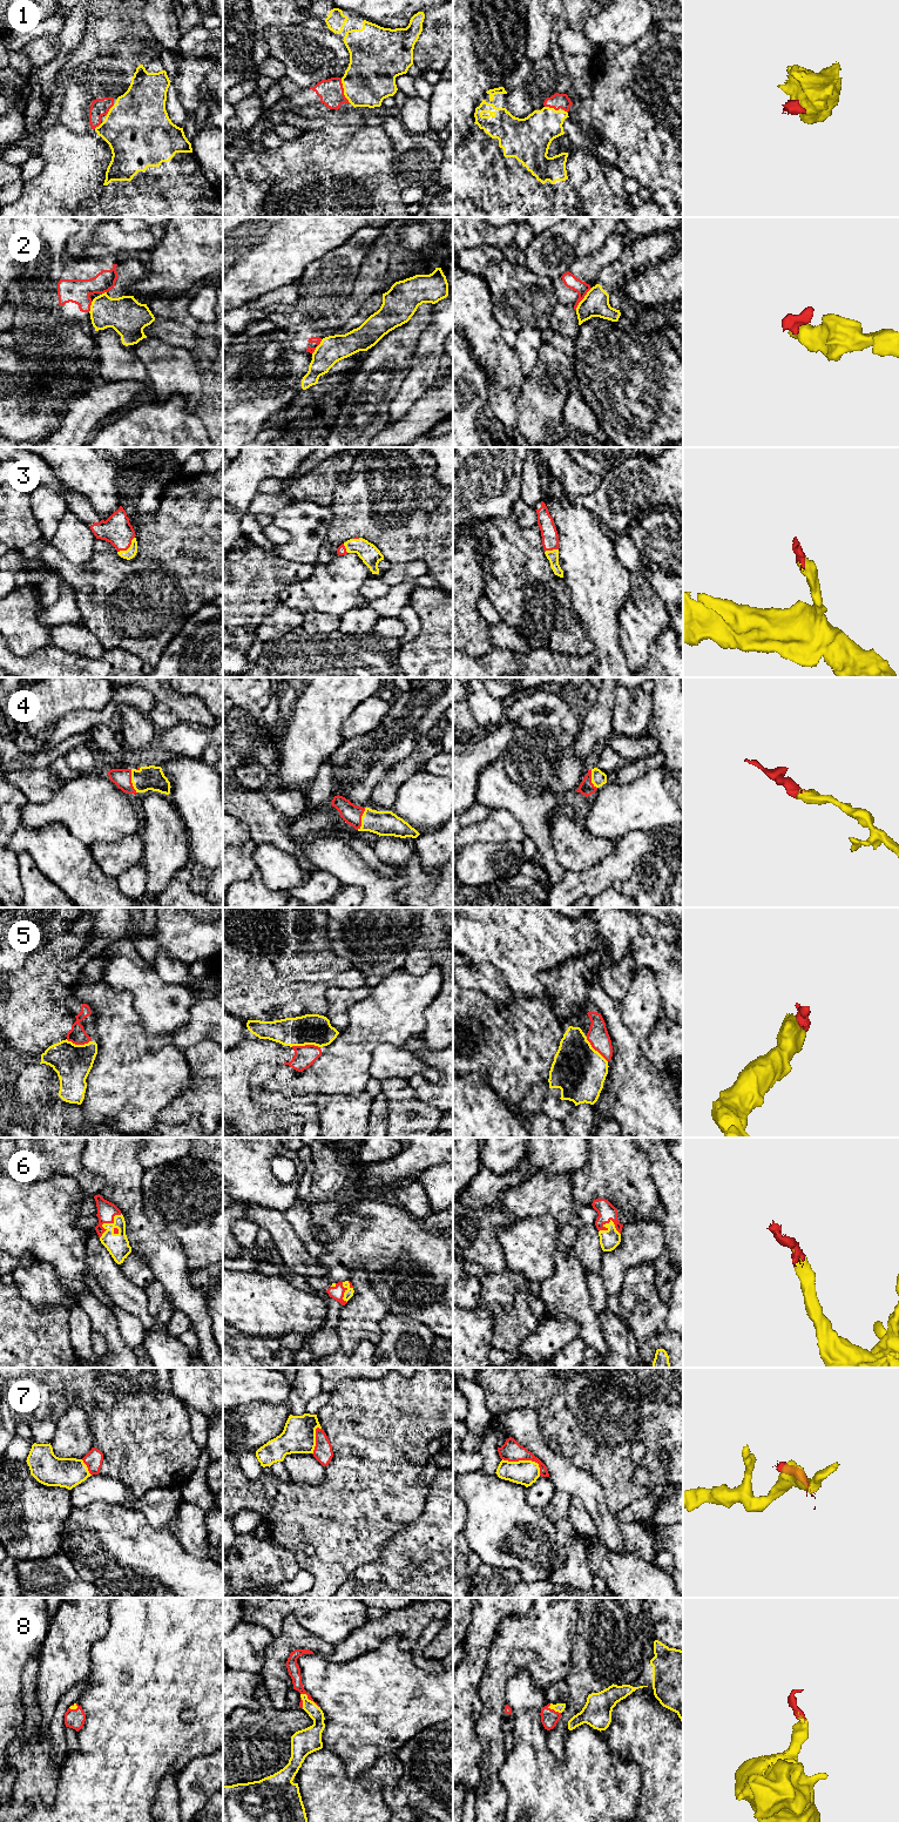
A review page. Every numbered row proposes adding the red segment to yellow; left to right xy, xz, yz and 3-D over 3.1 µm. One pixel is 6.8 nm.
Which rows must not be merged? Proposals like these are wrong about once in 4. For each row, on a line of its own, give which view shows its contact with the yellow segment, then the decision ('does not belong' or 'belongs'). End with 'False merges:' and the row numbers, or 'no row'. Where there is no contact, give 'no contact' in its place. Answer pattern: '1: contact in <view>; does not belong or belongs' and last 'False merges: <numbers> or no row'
1: contact in xz; belongs
2: contact in yz; does not belong
3: contact in xy; belongs
4: contact in xy; belongs
5: contact in xz; belongs
6: contact in xy; belongs
7: contact in yz; does not belong
8: contact in xz; belongs
False merges: 2, 7

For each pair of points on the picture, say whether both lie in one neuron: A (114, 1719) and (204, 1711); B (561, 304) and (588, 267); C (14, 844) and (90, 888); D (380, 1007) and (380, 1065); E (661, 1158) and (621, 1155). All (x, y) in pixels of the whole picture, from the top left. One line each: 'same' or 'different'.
A: same
B: same
C: same
D: different
E: different

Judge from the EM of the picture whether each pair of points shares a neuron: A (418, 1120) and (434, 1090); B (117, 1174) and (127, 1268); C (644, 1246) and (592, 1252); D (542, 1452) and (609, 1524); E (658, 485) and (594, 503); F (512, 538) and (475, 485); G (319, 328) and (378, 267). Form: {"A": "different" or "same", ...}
{"A": "different", "B": "different", "C": "different", "D": "same", "E": "same", "F": "different", "G": "same"}

